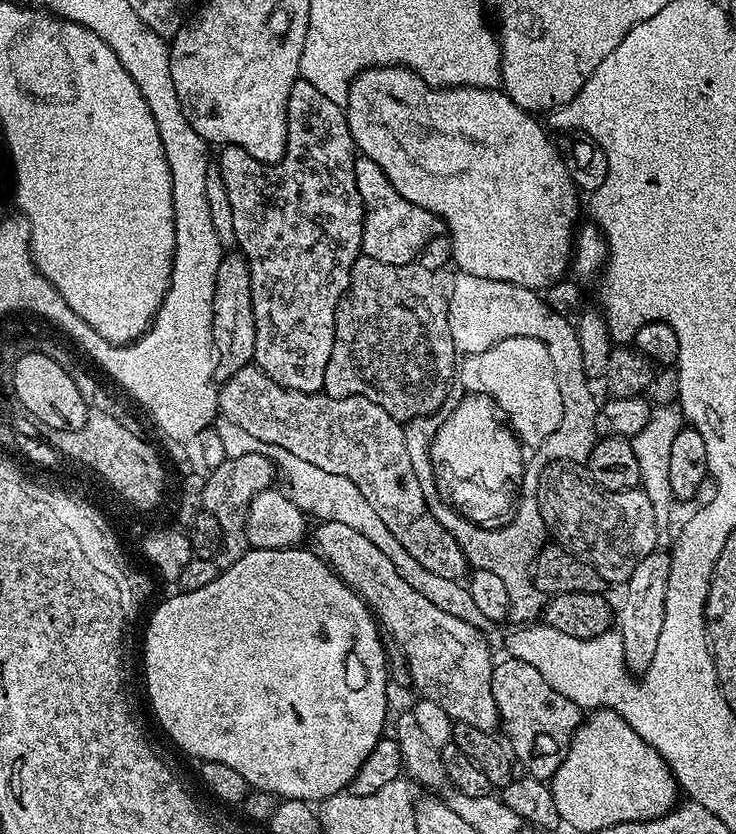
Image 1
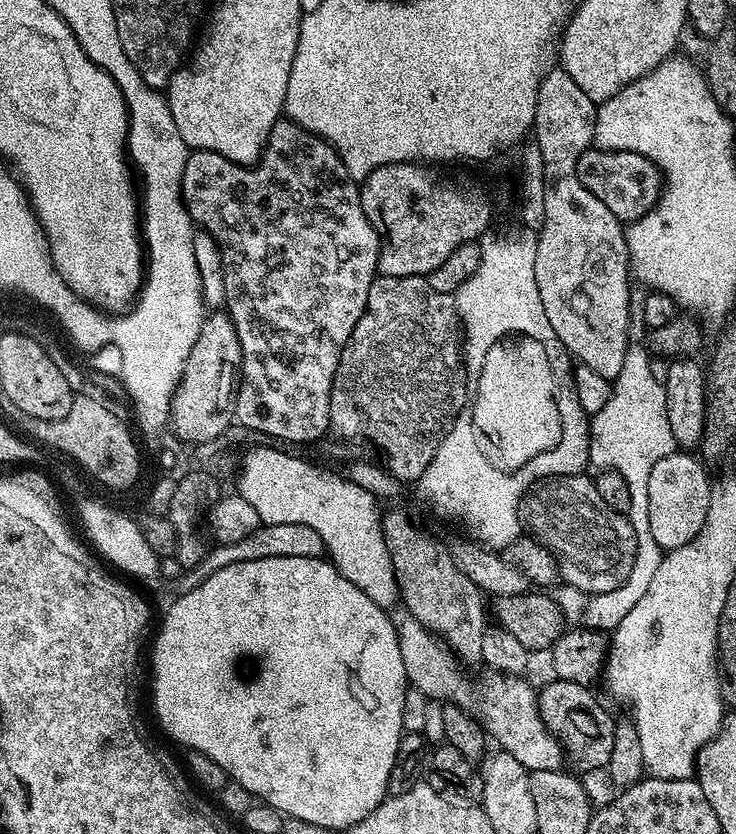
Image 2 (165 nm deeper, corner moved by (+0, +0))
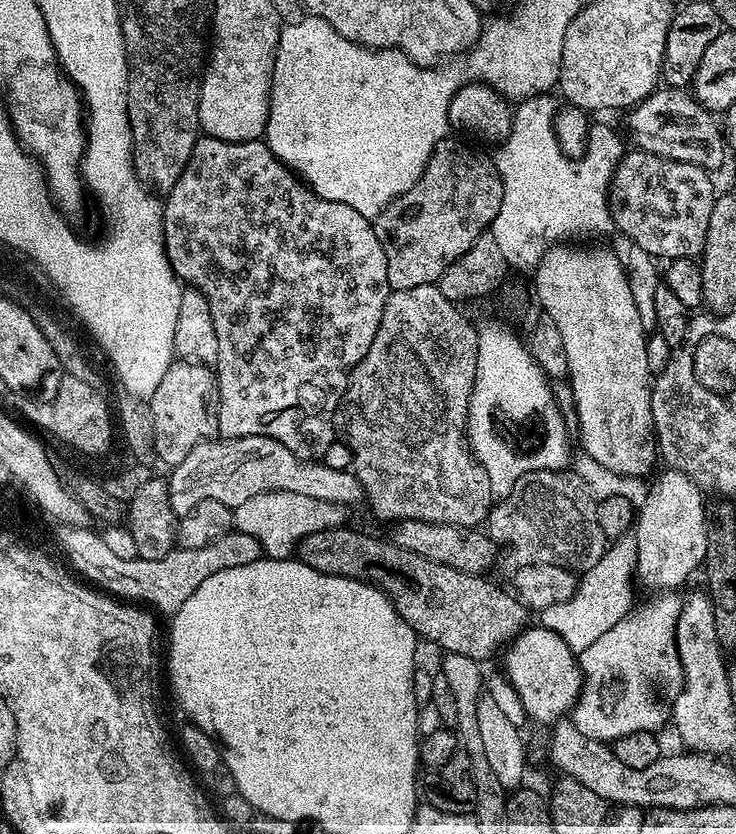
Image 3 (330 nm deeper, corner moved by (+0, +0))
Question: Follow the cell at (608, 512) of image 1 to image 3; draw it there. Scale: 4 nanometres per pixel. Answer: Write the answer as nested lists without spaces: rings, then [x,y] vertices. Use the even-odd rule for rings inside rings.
[[[574,470],[527,472],[510,494],[497,499],[486,521],[486,533],[501,549],[512,551],[513,565],[549,564],[583,574],[598,565],[610,541],[598,526],[597,501]]]

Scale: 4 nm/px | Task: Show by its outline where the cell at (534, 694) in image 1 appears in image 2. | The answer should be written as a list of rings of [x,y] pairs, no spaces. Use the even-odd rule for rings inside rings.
[[[557,678],[550,680],[544,689],[542,687],[539,689],[536,698],[536,705],[540,707],[542,722],[556,735],[556,739],[560,741],[567,759],[569,756],[570,759],[576,760],[578,767],[607,769],[614,750],[614,734],[617,721],[612,720],[611,714],[596,701],[596,696],[591,692],[593,690],[591,687]]]

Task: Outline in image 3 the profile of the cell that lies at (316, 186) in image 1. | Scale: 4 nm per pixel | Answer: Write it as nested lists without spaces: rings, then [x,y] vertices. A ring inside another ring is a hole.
[[[201,135],[200,139],[196,141],[194,150],[190,154],[190,162],[186,162],[186,170],[182,170],[178,182],[174,182],[174,186],[166,194],[163,205],[164,245],[166,246],[166,254],[168,255],[172,272],[185,285],[191,286],[195,291],[201,292],[203,296],[207,298],[208,305],[210,306],[210,314],[214,318],[214,334],[218,334],[218,358],[214,365],[214,375],[218,389],[215,431],[226,440],[237,440],[240,436],[265,436],[266,438],[274,438],[278,442],[282,442],[282,446],[286,446],[286,450],[290,450],[300,460],[319,461],[326,454],[326,450],[330,450],[330,446],[337,439],[337,409],[341,407],[344,391],[348,388],[348,378],[352,374],[352,368],[363,360],[366,350],[370,350],[370,346],[374,342],[374,334],[378,334],[378,326],[382,322],[382,310],[386,306],[390,295],[388,279],[386,278],[386,254],[382,250],[382,246],[376,237],[373,221],[367,220],[362,214],[358,214],[358,210],[354,210],[354,206],[346,206],[342,202],[330,202],[329,200],[324,200],[321,196],[317,196],[307,184],[297,179],[289,168],[269,150],[263,139],[248,140],[244,144],[235,144],[229,140],[223,140],[222,138]]]

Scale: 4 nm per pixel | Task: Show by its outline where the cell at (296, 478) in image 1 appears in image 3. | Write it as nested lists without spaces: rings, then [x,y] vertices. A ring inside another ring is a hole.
[[[263,492],[254,494],[238,505],[232,514],[235,531],[250,534],[260,544],[260,551],[265,557],[274,560],[289,559],[295,553],[297,544],[306,534],[318,530],[338,528],[345,523],[345,509],[339,504],[331,504],[318,498],[306,498],[306,494],[293,492]]]

